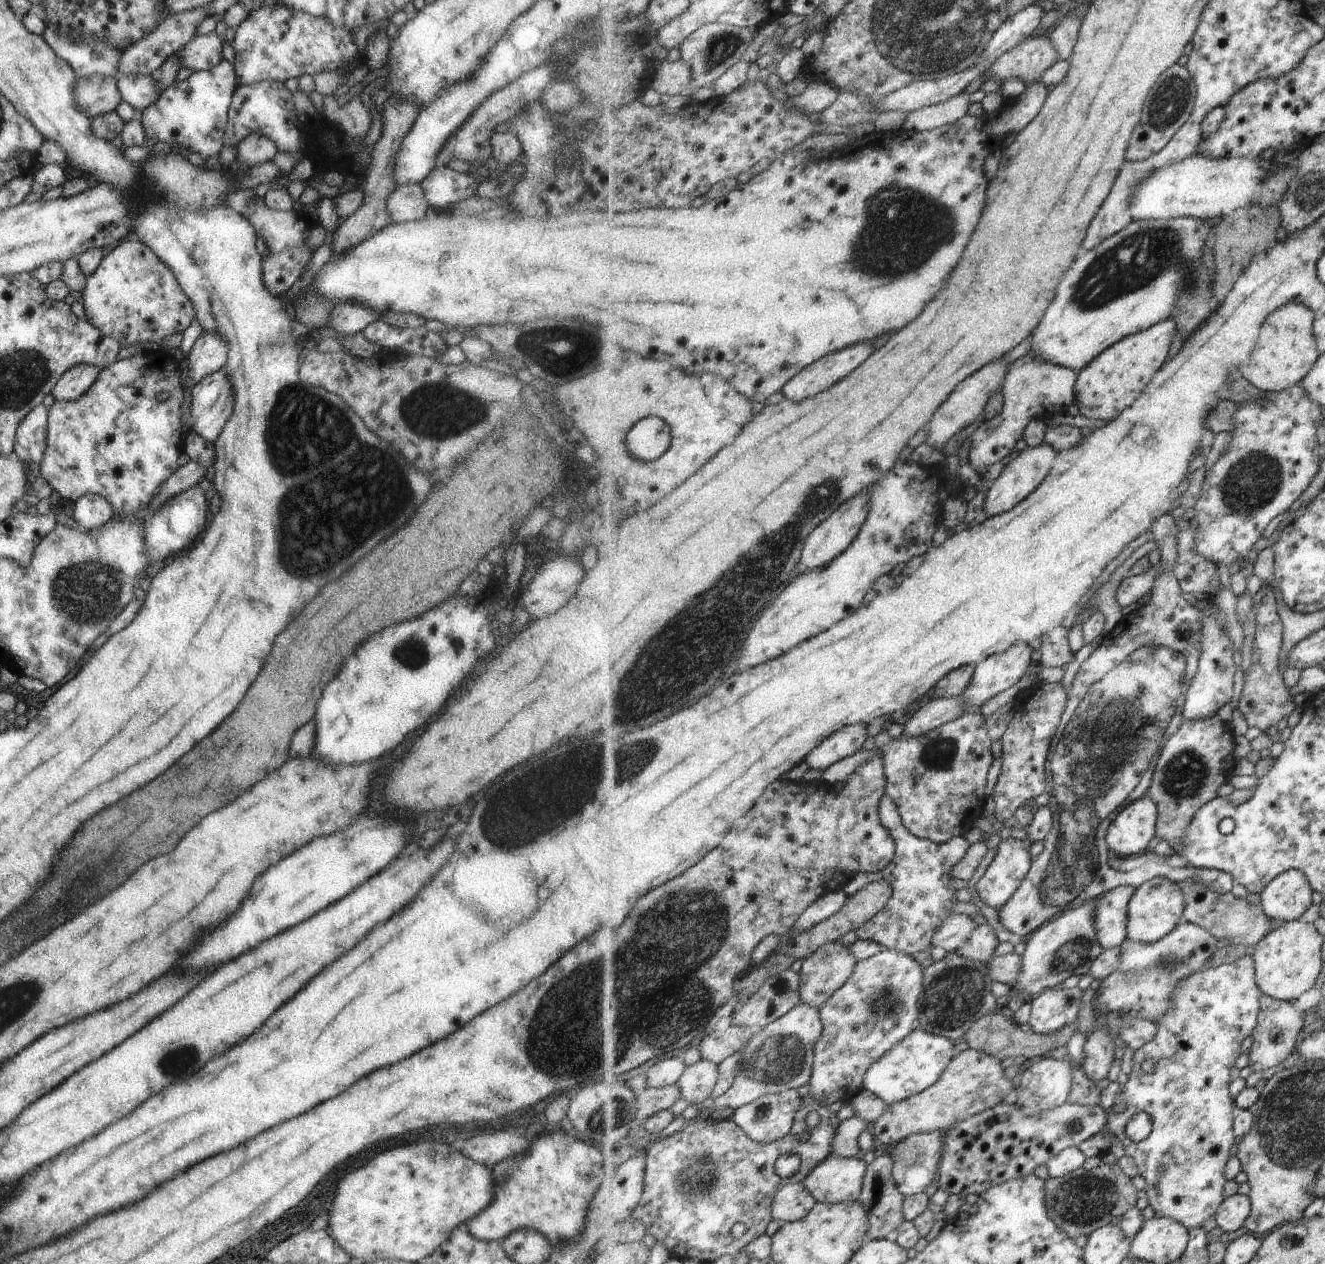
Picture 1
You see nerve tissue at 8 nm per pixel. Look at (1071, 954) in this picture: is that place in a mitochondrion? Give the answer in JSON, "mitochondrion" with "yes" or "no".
{"mitochondrion":"yes"}

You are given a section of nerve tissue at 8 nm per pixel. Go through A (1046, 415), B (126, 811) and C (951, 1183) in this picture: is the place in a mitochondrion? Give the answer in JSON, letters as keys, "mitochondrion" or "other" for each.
{"A":"other","B":"mitochondrion","C":"other"}

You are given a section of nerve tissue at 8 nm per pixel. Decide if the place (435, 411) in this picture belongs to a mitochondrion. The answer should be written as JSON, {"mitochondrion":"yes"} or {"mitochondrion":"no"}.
{"mitochondrion":"yes"}

